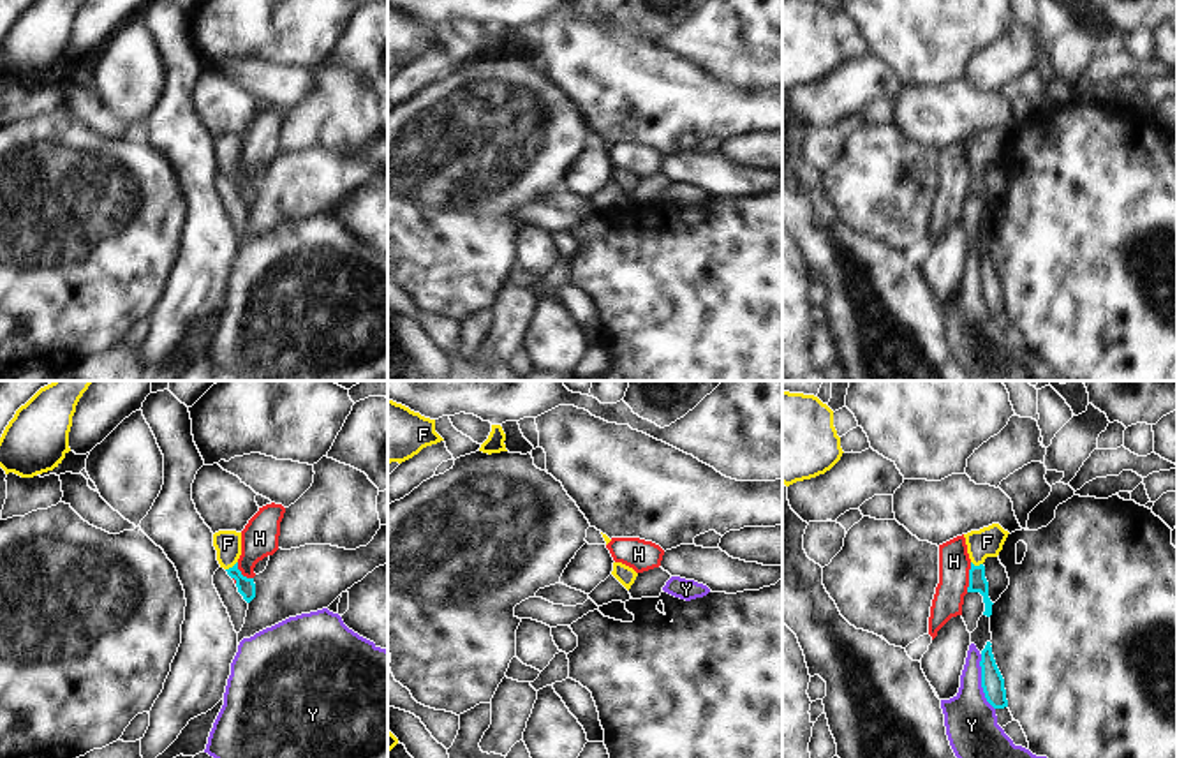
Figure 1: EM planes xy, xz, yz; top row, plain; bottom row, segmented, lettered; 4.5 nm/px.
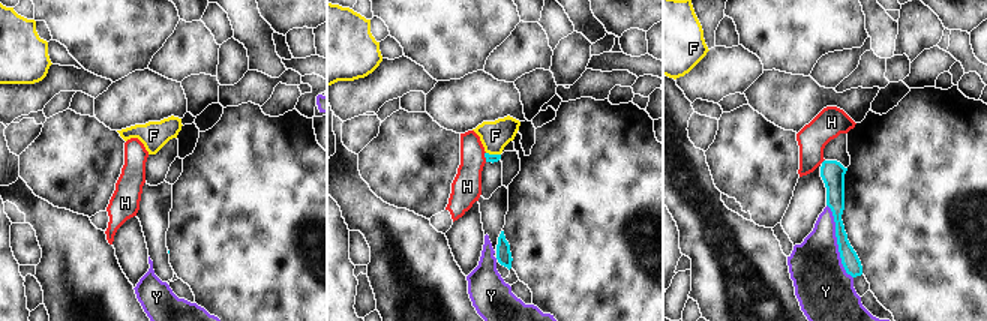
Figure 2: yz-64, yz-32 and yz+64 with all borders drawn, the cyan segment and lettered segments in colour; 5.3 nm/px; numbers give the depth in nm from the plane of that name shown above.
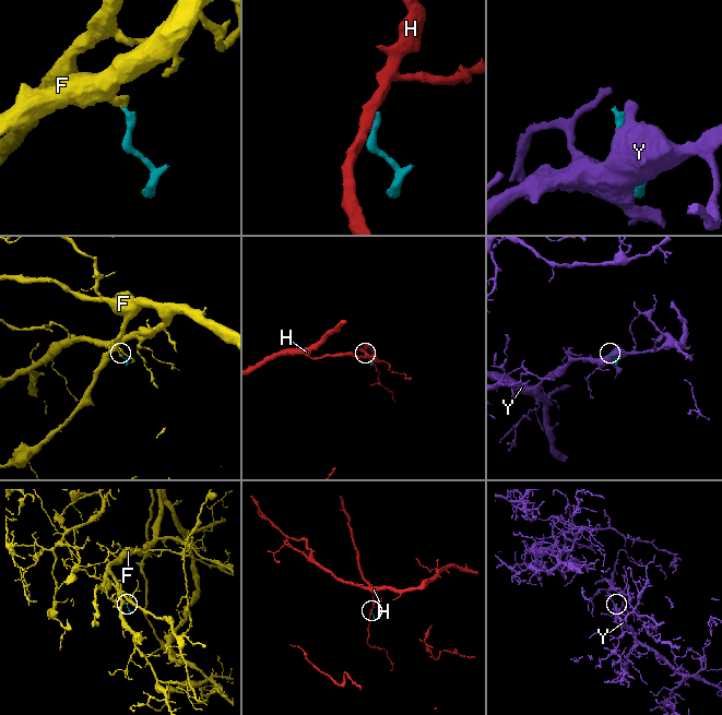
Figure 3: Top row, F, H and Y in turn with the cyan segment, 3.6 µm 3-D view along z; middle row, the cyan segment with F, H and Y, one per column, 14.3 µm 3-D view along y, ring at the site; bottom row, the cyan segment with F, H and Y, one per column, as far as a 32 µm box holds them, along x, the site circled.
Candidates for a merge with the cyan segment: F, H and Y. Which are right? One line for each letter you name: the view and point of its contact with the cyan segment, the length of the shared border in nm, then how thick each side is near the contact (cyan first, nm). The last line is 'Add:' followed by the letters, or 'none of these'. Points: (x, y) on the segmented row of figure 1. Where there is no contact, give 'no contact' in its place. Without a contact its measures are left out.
F: contact xy (233, 566); length 70 nm; calibres 80 and 130 nm
Add: F

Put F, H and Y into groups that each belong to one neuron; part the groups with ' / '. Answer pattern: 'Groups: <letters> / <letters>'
Groups: F / H / Y

